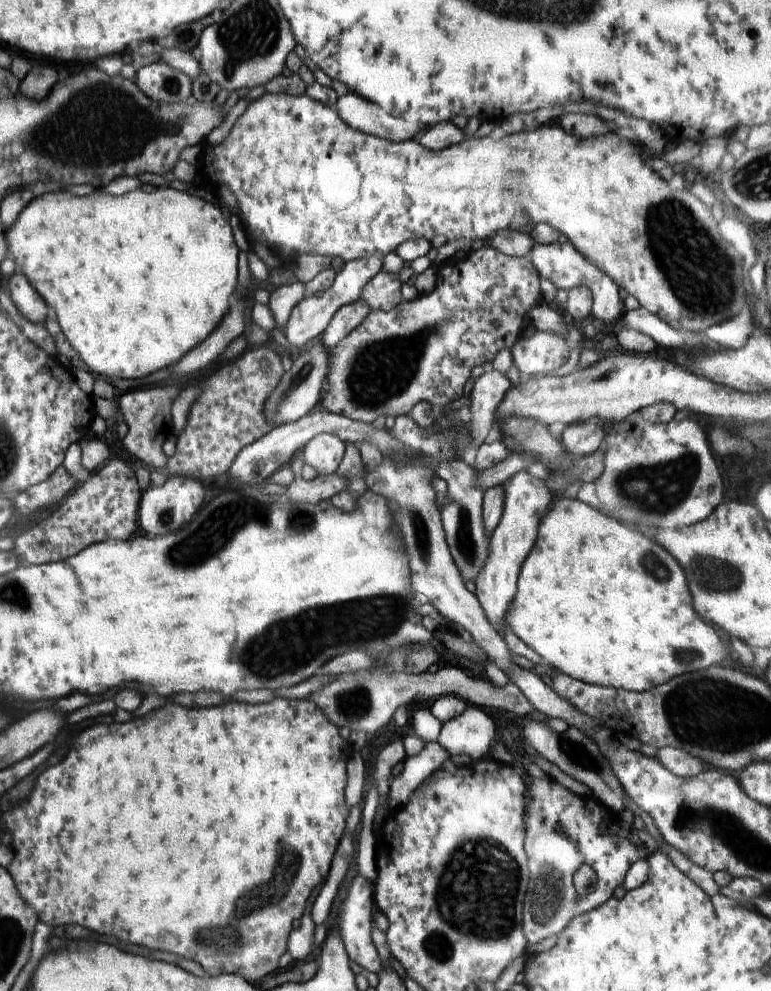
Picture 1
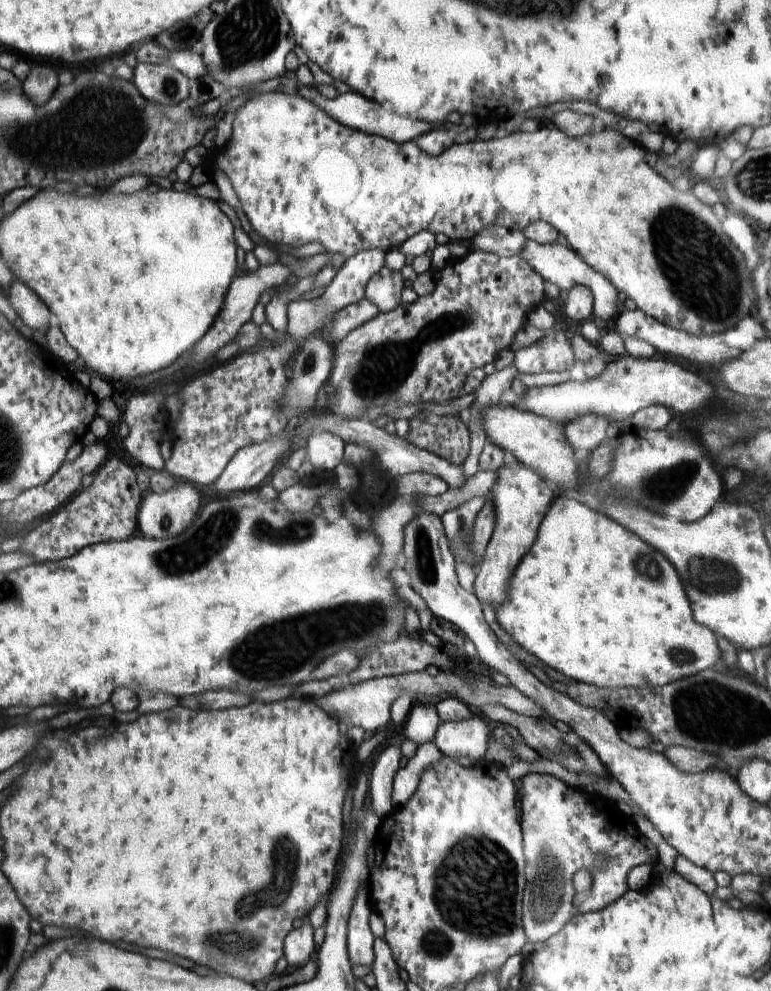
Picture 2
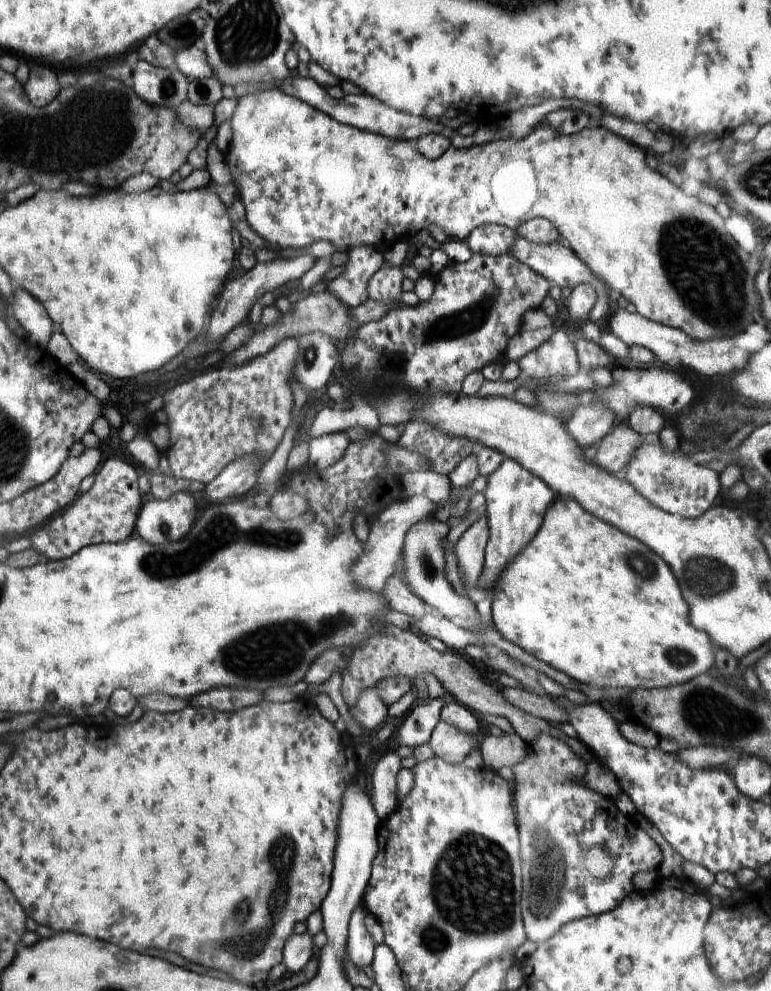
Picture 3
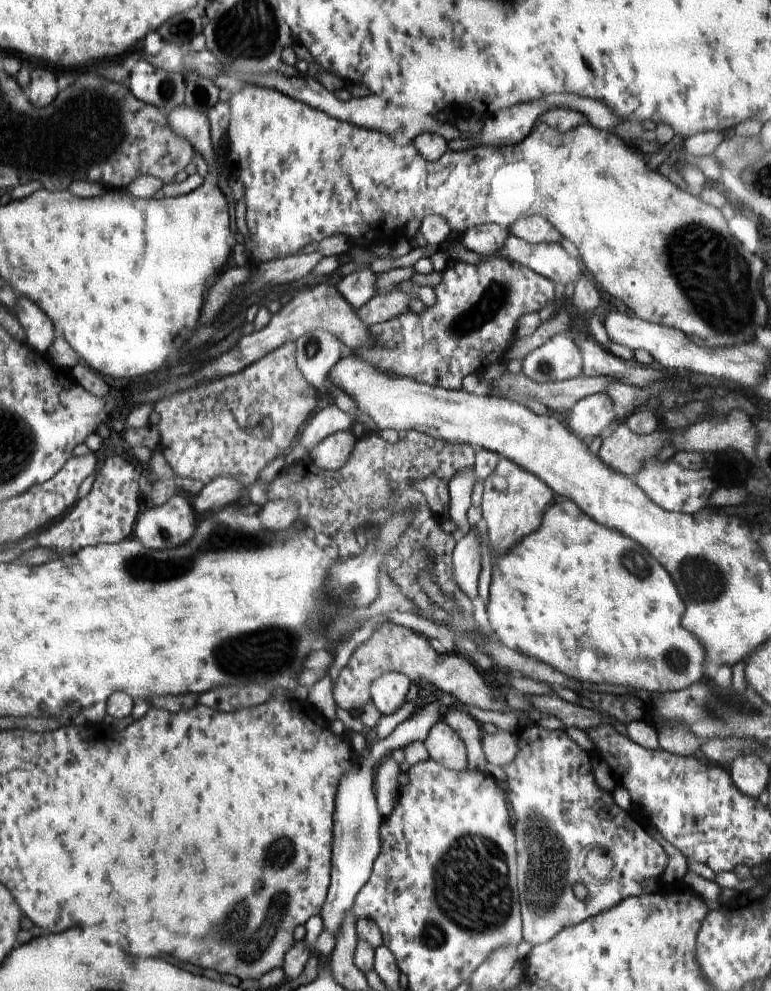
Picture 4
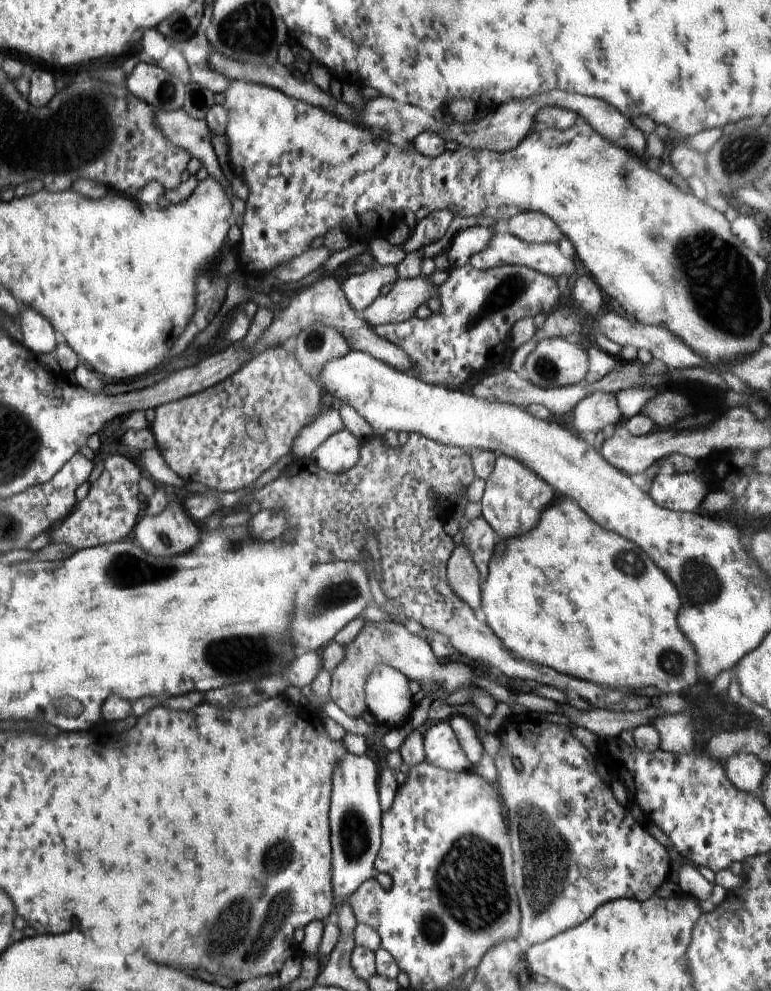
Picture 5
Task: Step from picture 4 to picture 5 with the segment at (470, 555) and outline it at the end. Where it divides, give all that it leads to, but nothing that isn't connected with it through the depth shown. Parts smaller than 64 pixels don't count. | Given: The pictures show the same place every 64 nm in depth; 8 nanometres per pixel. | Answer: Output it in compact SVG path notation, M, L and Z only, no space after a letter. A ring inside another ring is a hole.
M462 544L452 551L448 559L447 579L453 594L476 614L477 608L481 606L482 580Z

